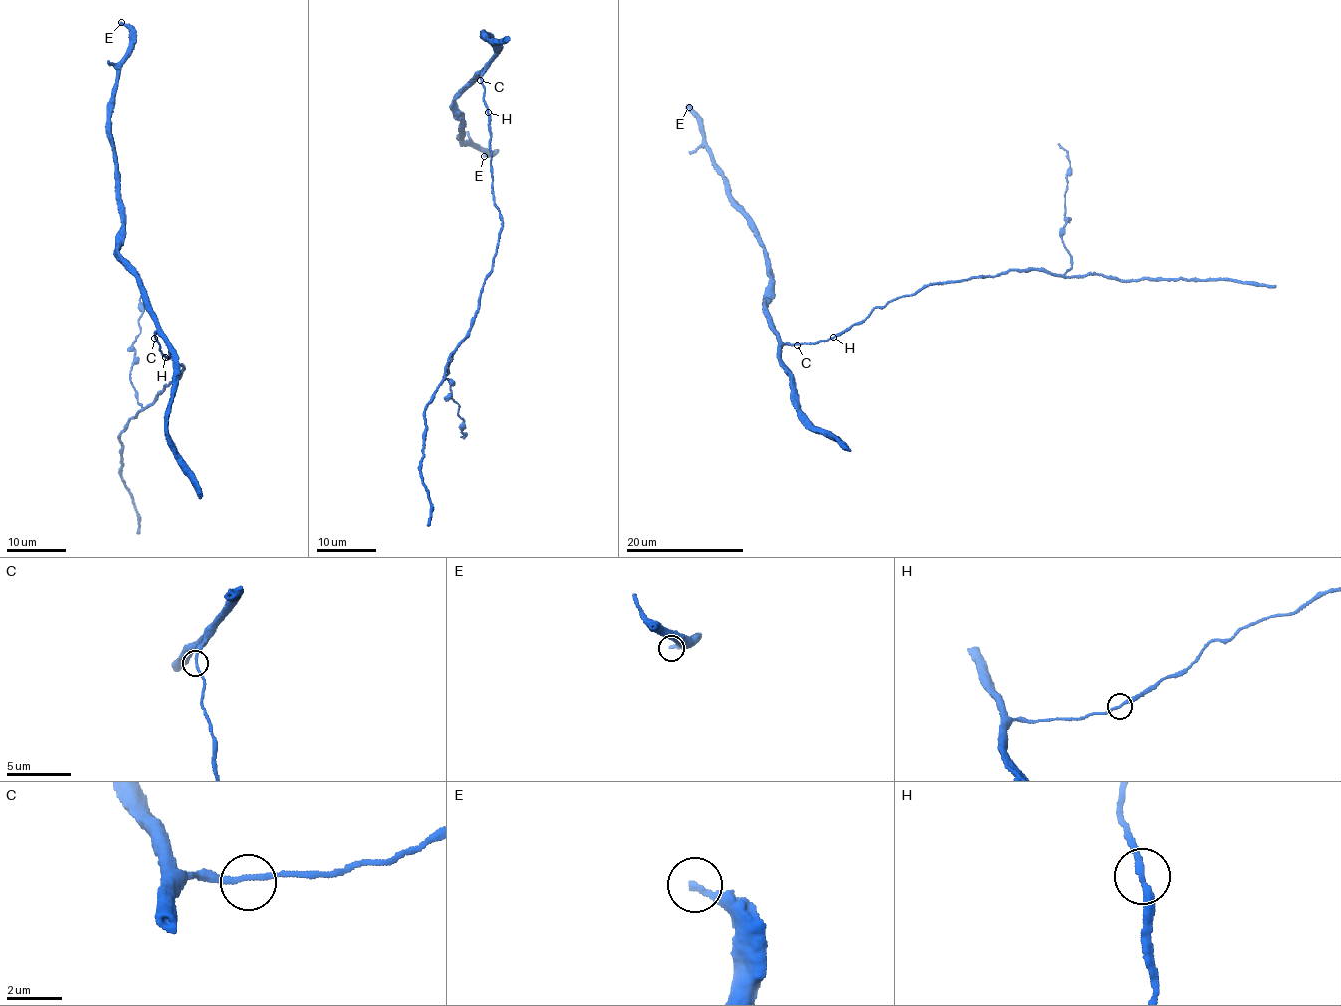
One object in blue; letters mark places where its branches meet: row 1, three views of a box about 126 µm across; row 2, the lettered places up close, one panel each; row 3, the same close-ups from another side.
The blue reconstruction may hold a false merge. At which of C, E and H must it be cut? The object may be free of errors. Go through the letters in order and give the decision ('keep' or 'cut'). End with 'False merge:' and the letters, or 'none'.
C: keep
E: keep
H: keep
False merge: none

